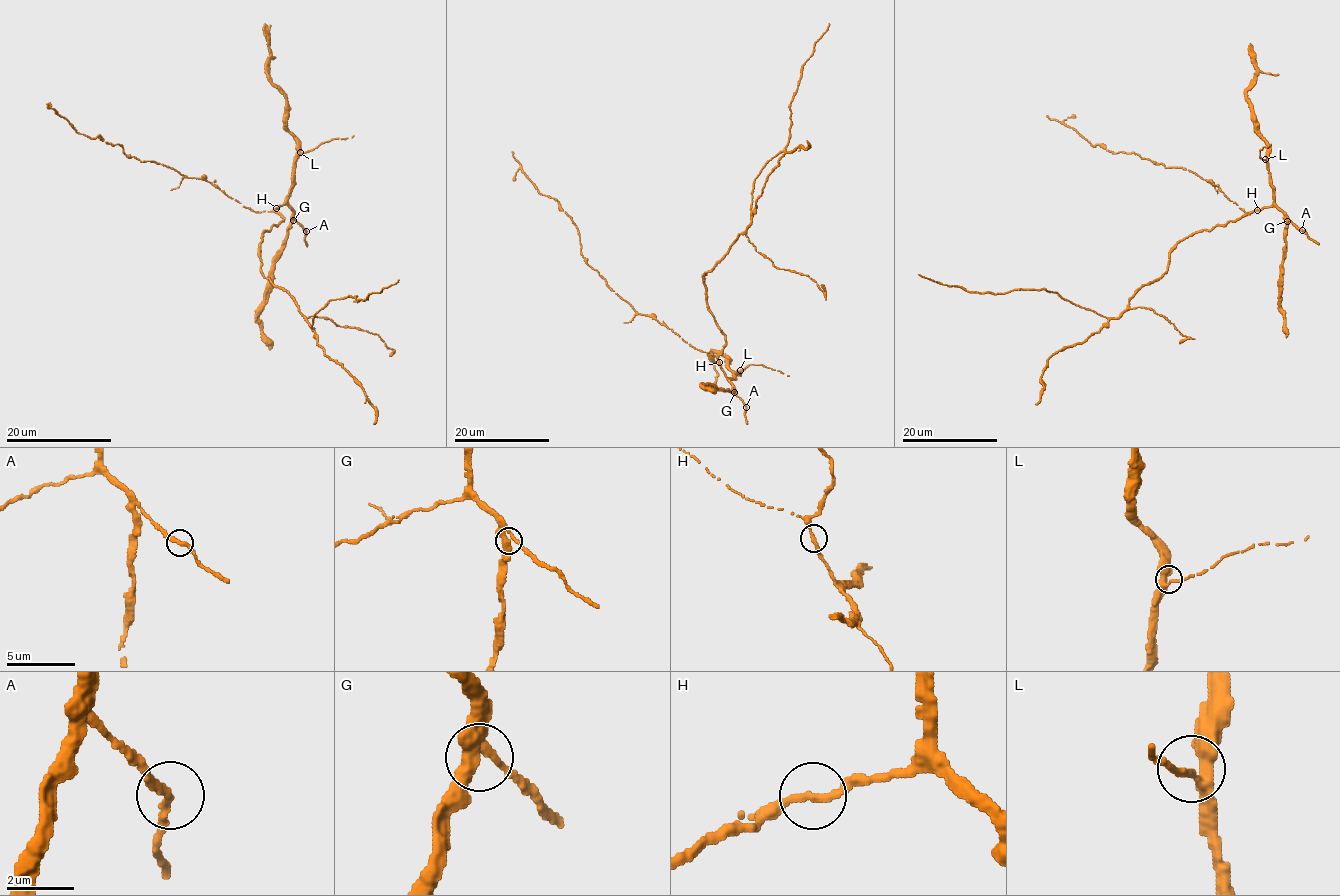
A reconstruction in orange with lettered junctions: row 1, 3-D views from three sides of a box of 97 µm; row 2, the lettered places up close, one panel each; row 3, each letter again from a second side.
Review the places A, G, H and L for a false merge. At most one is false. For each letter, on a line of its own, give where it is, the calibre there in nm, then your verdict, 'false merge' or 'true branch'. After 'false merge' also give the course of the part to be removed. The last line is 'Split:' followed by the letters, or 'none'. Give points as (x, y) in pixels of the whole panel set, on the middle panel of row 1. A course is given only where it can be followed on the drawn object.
A: at (746, 407); 280 nm thick; true branch
G: at (734, 392); 400 nm thick; true branch
H: at (719, 362); 240 nm thick; true branch
L: at (740, 370); 200 nm thick; true branch
Split: none

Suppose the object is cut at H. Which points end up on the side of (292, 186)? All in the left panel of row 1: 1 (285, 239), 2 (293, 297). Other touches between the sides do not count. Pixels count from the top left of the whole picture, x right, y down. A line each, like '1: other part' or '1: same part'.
1: same part
2: other part

